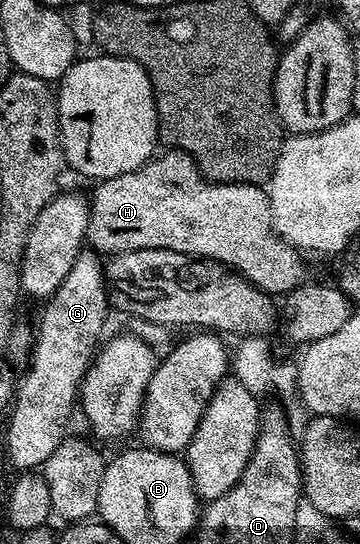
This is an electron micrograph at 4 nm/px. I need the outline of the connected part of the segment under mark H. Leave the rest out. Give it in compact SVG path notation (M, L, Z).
M171 148L166 152L170 153L164 154L163 157L161 155L155 156L134 173L125 173L119 177L110 177L107 181L99 181L93 186L95 188L94 194L89 194L88 197L90 218L88 219L88 227L86 228L86 241L93 252L99 255L105 255L105 253L125 255L137 249L167 249L168 251L176 251L187 259L217 261L219 265L225 265L227 269L237 270L246 280L251 281L258 288L263 289L271 295L285 295L303 284L305 277L302 276L306 273L305 267L302 266L303 258L297 249L292 248L287 241L282 240L274 232L270 215L270 199L267 190L262 185L223 185L221 183L211 183L199 173L198 164L183 149Z

